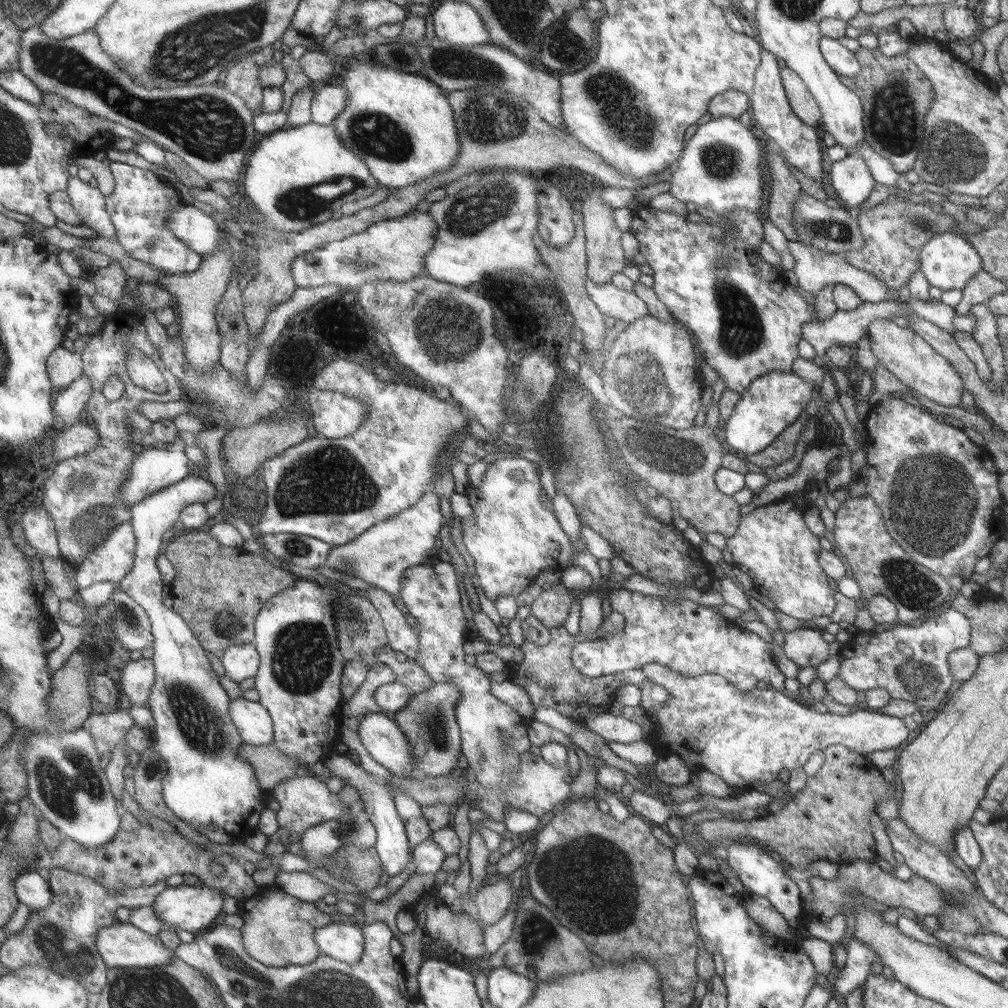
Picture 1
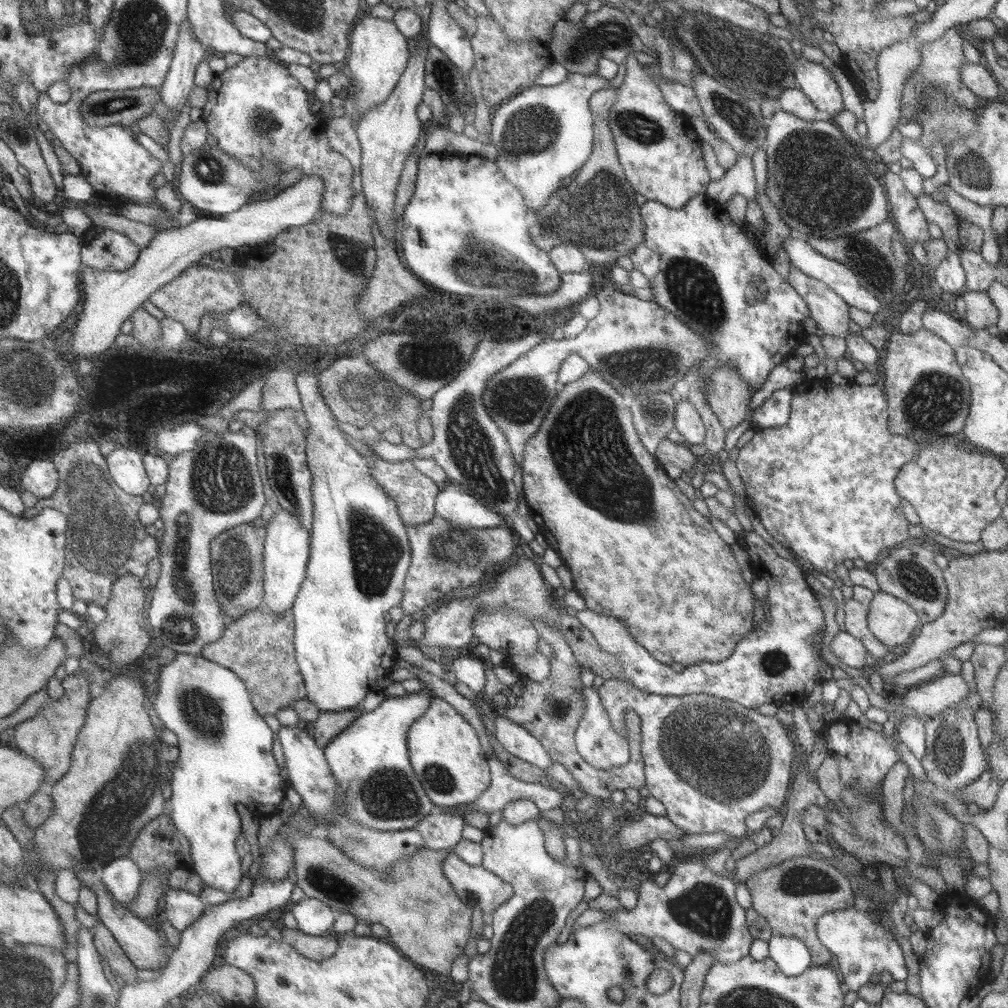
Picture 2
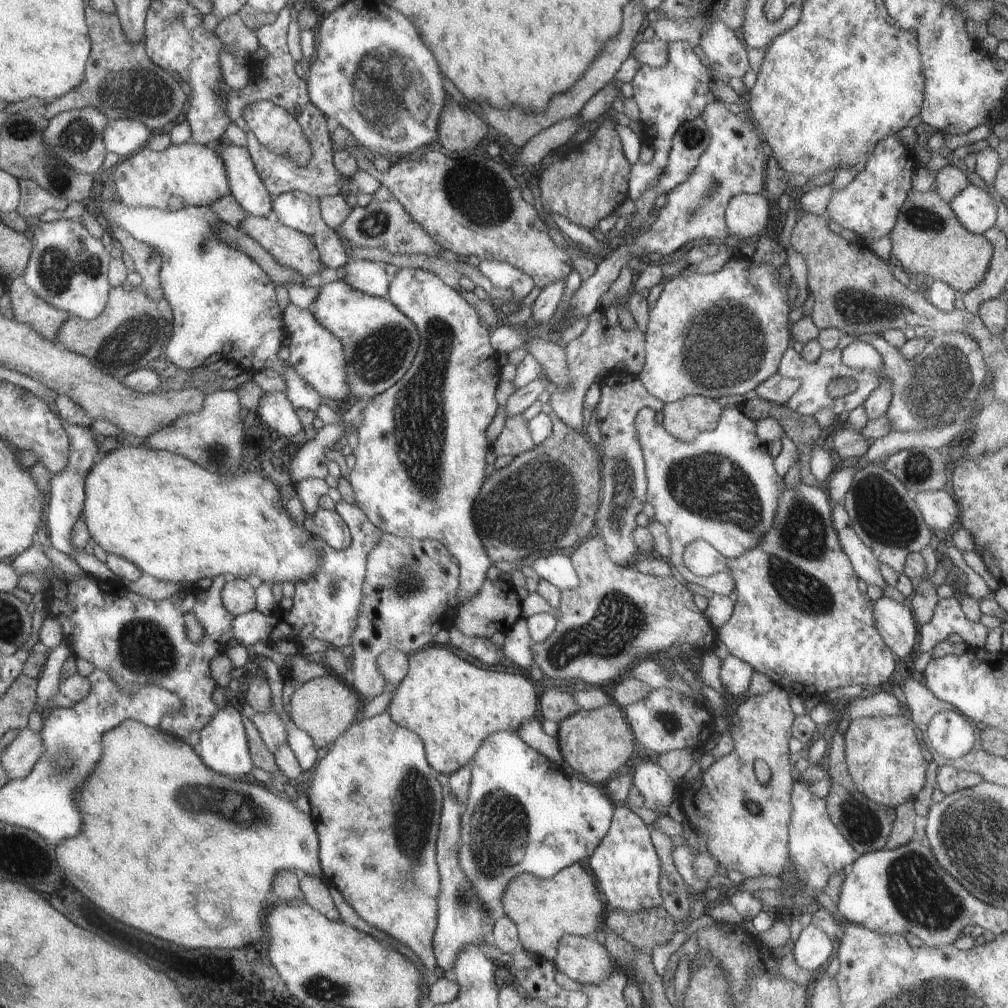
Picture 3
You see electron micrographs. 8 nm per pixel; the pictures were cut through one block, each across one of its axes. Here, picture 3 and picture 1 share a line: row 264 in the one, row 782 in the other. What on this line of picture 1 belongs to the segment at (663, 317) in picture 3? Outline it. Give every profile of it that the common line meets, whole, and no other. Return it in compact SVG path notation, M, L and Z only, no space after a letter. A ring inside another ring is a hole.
M656 663L644 665L641 669L646 678L663 686L670 693L671 698L666 701L663 709L657 710L654 714L646 712L653 723L652 730L656 732L658 757L677 754L692 775L700 772L701 769L711 772L720 776L720 779L734 790L746 788L750 784L768 786L768 783L778 778L782 770L792 771L794 768L804 766L804 762L816 750L824 751L828 746L847 746L866 757L870 752L896 749L910 734L901 718L878 713L876 710L869 710L863 706L855 707L855 710L848 716L840 716L831 712L820 713L813 707L800 704L793 696L789 698L778 689L769 690L764 686L759 686L748 692L738 690L719 674L701 674L688 678L667 666Z

